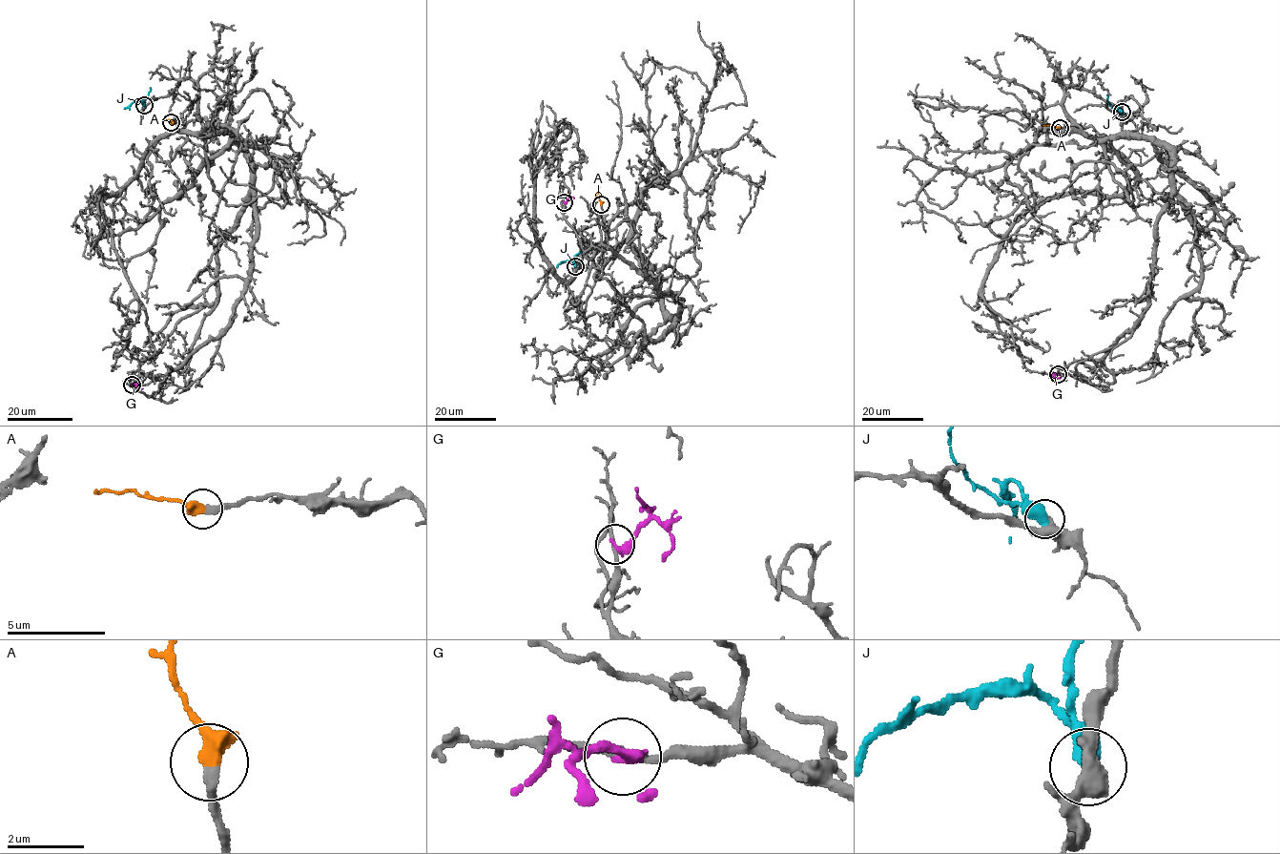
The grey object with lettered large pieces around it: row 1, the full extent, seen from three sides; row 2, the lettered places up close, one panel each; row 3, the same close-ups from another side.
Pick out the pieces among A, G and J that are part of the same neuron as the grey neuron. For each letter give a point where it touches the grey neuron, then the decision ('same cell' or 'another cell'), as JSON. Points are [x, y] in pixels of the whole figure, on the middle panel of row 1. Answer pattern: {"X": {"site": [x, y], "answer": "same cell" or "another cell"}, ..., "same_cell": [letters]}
{"A": {"site": [601, 204], "answer": "same cell"}, "G": {"site": [564, 202], "answer": "another cell"}, "J": {"site": [575, 266], "answer": "another cell"}, "same_cell": ["A"]}

